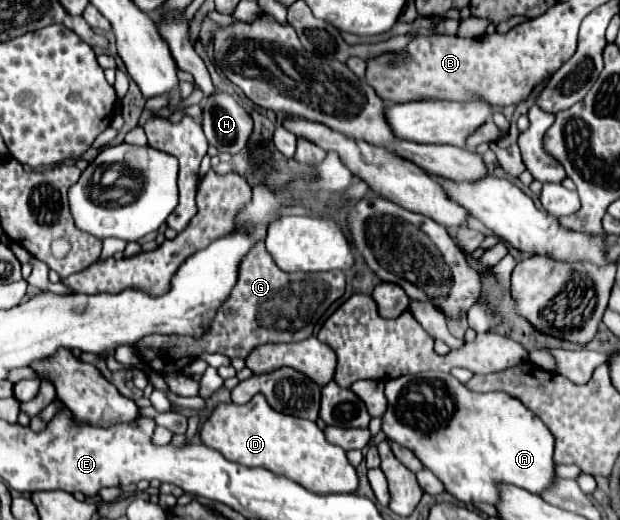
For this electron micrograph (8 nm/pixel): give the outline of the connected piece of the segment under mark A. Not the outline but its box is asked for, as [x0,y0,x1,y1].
[383,372,555,504]

